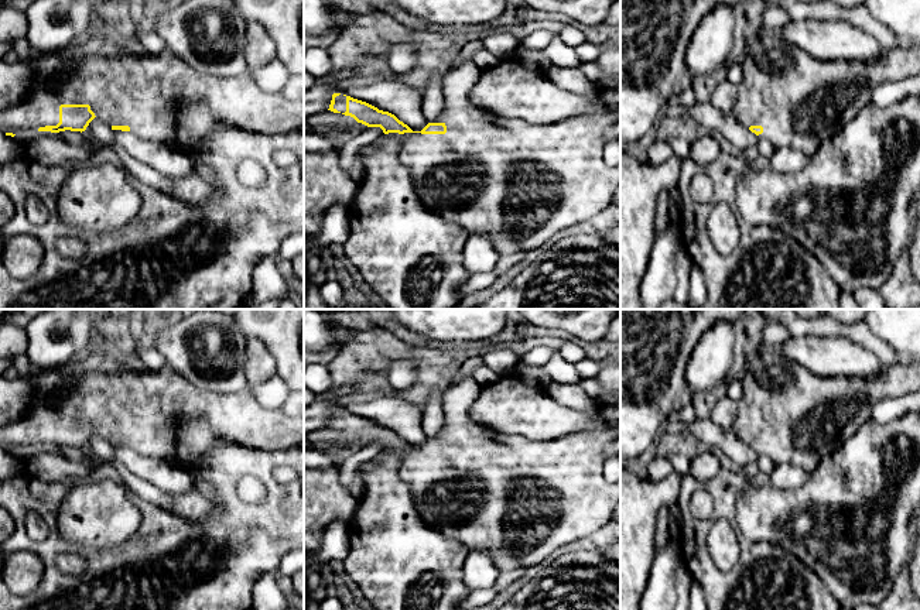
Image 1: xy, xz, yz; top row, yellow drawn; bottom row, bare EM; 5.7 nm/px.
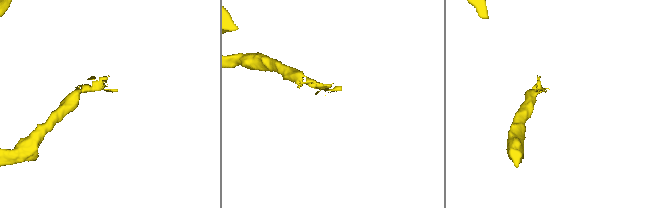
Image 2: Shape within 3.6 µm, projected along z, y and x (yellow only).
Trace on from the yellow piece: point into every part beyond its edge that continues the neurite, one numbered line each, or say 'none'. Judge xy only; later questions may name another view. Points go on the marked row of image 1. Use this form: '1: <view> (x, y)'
1: xy (158, 96)

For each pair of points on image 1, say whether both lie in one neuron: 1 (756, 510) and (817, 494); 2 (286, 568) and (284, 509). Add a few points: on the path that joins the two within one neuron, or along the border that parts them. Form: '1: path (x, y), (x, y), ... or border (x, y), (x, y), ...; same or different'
1: path (772, 510), (786, 510), (790, 506), (801, 504); same
2: border (289, 551), (277, 566); different

